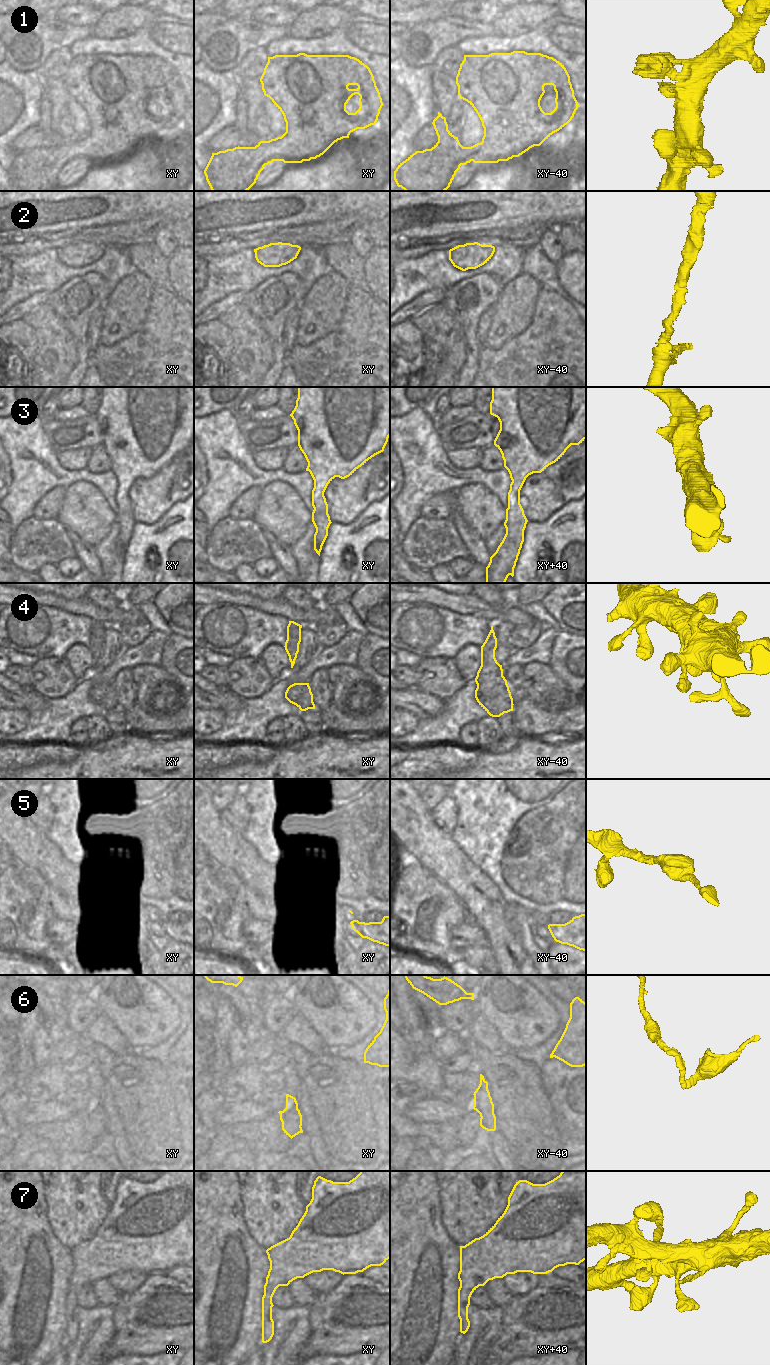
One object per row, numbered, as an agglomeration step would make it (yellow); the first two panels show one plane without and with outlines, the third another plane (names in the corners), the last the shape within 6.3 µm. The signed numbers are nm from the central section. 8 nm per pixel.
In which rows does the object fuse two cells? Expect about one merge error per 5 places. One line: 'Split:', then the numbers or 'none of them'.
Split: 6.

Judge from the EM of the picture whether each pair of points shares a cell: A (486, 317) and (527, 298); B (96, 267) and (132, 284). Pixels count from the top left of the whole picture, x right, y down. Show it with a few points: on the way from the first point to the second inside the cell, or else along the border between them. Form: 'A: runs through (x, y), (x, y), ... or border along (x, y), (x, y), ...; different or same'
A: border along (495, 307), (495, 313), (486, 335); different
B: border along (133, 271), (127, 274), (110, 292); different

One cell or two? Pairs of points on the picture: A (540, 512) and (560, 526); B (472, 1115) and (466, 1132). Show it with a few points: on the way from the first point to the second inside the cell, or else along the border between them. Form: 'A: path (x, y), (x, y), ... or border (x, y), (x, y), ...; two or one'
A: border (567, 503), (542, 522), (528, 521); two
B: path (472, 1119), (467, 1128); one

